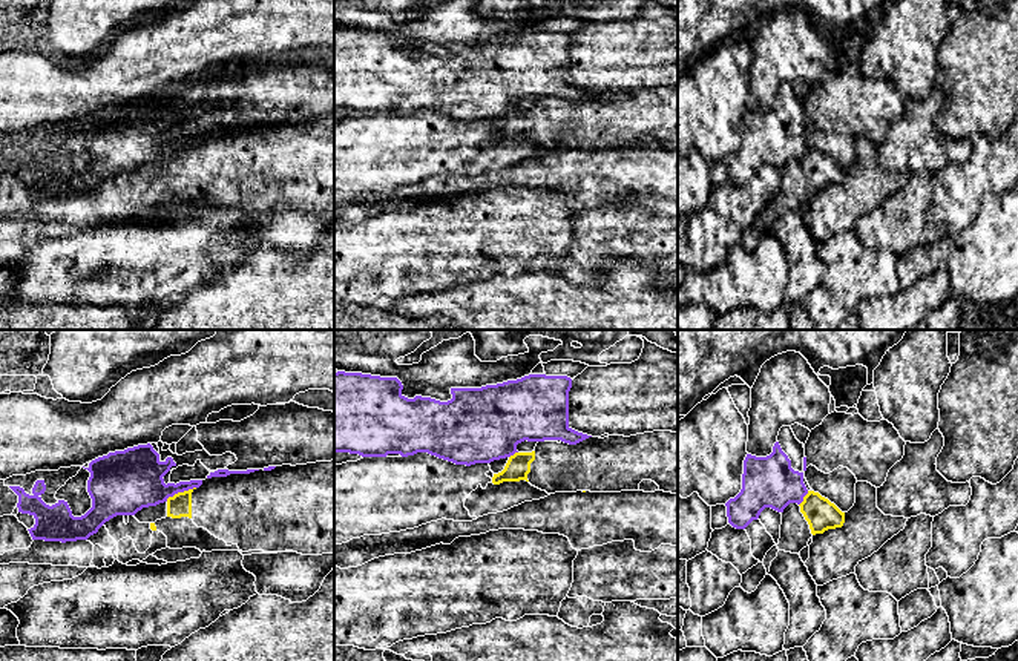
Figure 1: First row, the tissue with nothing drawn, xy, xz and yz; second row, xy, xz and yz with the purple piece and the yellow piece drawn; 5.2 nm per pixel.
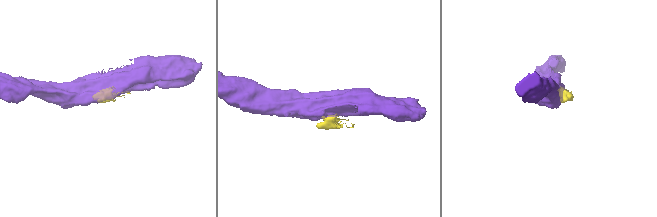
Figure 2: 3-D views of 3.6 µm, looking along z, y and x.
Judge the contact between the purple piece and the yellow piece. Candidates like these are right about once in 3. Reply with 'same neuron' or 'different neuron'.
different neuron

